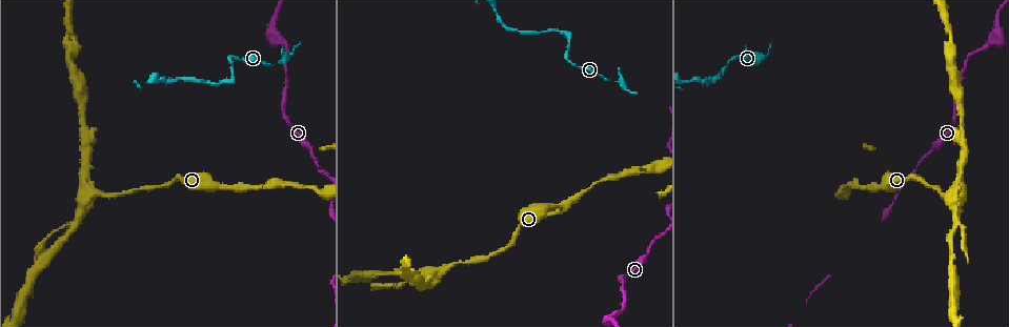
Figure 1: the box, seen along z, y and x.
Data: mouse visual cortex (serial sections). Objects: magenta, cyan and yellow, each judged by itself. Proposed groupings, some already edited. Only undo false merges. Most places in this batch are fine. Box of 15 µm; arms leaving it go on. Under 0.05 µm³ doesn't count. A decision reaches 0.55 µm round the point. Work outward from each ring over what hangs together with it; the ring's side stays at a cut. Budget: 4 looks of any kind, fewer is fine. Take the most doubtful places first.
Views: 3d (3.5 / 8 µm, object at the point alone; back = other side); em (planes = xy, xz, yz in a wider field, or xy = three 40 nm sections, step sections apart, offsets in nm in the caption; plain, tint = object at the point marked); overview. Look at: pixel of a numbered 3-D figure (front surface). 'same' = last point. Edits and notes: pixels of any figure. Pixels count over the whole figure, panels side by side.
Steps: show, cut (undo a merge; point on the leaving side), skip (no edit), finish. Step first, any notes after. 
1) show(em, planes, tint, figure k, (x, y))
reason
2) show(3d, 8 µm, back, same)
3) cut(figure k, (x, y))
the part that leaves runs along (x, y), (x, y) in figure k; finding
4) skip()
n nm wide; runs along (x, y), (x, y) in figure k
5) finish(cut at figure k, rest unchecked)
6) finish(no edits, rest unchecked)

show(3d, 3.5 µm, figure 1, (274, 37))
sharp bend

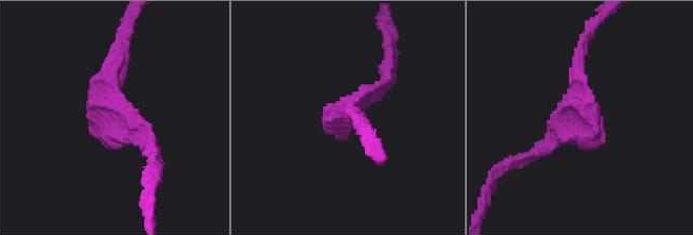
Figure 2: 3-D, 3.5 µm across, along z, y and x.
show(em, xy, step 3, tint, figure 2, (117, 118))
need the tissue

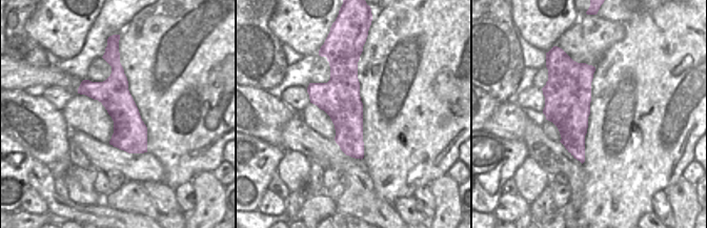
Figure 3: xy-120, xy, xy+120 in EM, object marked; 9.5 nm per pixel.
show(em, xy, step 1, tint, same)

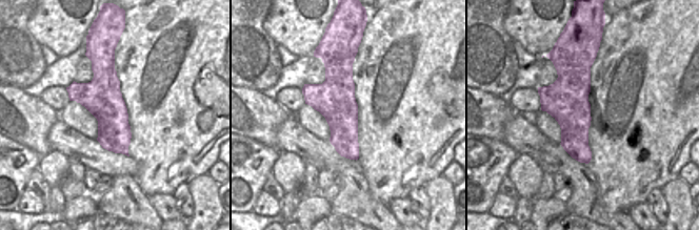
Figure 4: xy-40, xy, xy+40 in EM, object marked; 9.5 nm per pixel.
skip()
continuous, no second cell

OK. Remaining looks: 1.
show(3d, 3.5 µm, figure 1, (75, 222))
three arms meet

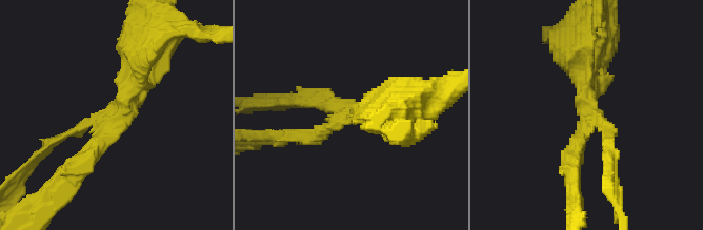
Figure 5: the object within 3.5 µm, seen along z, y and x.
skip()
arms of 150, 250, 250 nm; runs along (140, 59), (118, 127), (73, 175) in figure 5; one cell here

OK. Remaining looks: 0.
finish(no edits, rest unchecked)

